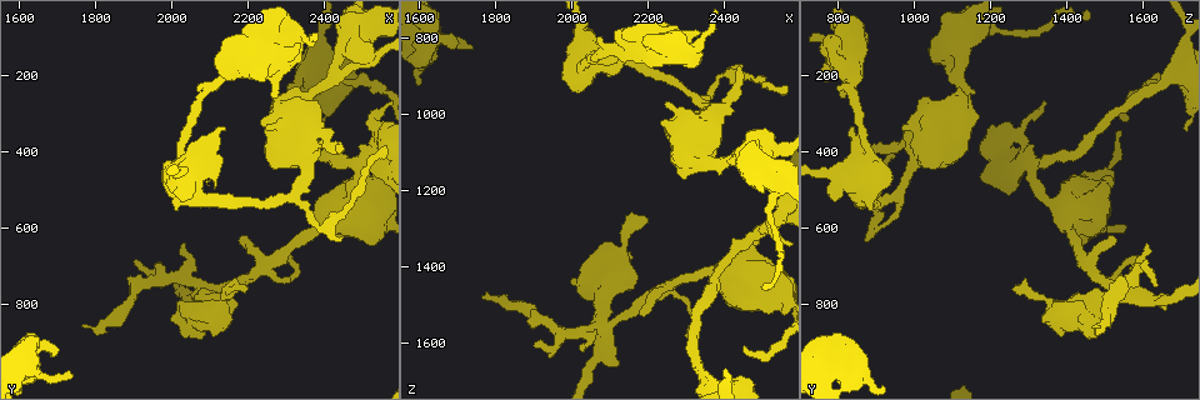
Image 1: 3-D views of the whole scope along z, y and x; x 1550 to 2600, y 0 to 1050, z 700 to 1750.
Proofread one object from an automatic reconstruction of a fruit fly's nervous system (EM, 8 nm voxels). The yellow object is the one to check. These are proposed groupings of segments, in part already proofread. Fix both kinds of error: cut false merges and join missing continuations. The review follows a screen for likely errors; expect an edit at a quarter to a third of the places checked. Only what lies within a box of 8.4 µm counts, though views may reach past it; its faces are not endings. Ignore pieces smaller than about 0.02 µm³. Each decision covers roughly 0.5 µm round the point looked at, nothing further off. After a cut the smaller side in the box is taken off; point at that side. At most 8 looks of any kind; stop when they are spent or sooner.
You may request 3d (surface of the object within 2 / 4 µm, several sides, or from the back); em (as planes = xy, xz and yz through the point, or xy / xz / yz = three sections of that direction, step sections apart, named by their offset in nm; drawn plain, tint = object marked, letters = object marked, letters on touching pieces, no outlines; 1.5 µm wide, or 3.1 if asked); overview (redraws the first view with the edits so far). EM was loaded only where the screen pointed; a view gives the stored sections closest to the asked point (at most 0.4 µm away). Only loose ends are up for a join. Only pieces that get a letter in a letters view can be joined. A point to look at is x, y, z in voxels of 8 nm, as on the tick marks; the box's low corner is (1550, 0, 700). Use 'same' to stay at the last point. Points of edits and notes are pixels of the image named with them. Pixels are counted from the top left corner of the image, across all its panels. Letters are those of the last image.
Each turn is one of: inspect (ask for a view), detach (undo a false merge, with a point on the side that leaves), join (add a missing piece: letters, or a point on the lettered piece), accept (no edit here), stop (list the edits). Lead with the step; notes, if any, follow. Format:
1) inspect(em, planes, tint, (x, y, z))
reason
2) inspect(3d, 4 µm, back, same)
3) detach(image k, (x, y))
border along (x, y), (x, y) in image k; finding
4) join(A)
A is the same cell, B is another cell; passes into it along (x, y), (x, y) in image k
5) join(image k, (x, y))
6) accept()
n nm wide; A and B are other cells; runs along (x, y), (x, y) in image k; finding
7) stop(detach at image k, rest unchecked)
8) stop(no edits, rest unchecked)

inspect(3d, 2 µm, back, (2195, 755, 1275))
free end

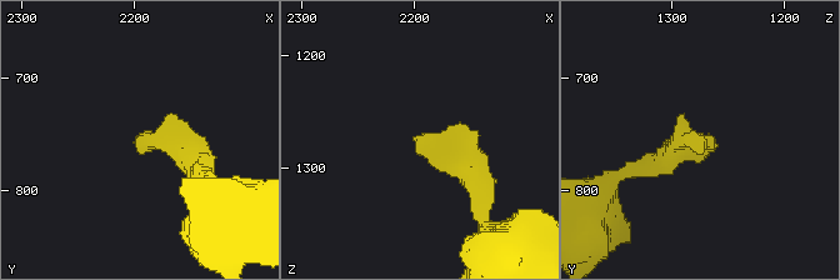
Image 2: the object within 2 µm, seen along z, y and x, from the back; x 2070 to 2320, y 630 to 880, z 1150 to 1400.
inspect(em, planes, letters, (2202, 760, 1280))
need the tissue

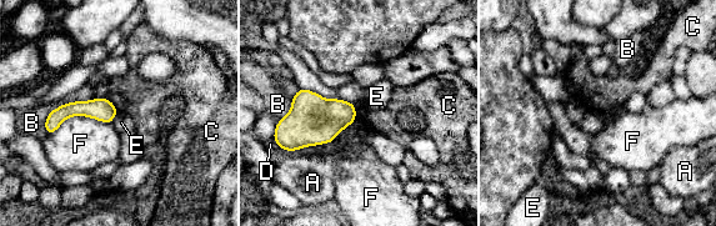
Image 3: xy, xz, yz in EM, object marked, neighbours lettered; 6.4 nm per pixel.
accept()
F touches over 420 nm; A, B, C, D, E and F are other cells; runs along (113, 110), (70, 109), (48, 129) in image 3; no lettered piece goes on from it

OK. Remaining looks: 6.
inspect(em, xy, step 4, tint, (2445, 630, 870))
thin end

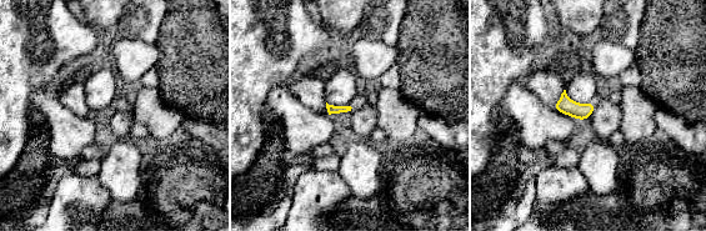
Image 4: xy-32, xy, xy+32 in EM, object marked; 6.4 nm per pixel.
inspect(em, planes, letters, same)
another direction

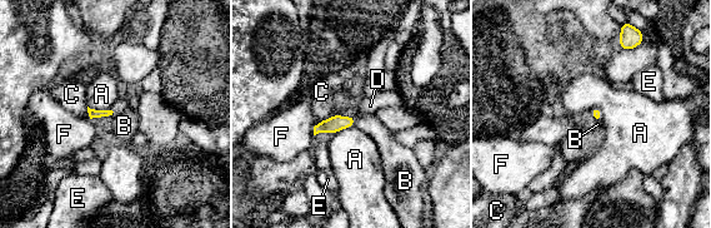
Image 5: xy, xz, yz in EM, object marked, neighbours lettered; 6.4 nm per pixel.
join(D)
A touches over 160 nm; D is the same cell, A, B, C, E and F are other cells; passes into it along (111, 112), (114, 109), (121, 104) in image 5; it goes on there

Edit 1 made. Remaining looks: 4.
inspect(overview)
see it whole again

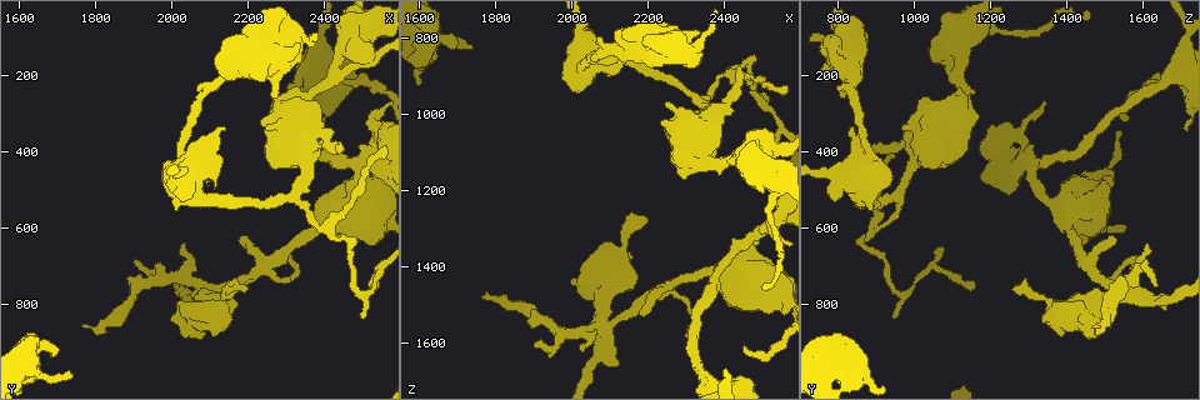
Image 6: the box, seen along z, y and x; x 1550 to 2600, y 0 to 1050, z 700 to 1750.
inspect(3d, 4 µm, (2445, 400, 870))
free end

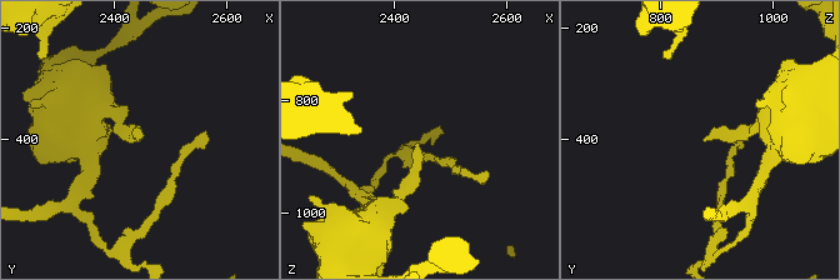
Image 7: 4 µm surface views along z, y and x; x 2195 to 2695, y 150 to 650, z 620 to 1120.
inspect(em, xy, step 4, letters, (2435, 400, 875))

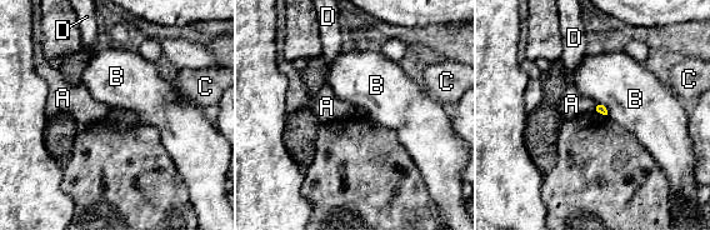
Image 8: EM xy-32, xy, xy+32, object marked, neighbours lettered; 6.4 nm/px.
inspect(em, planes, letters, same)

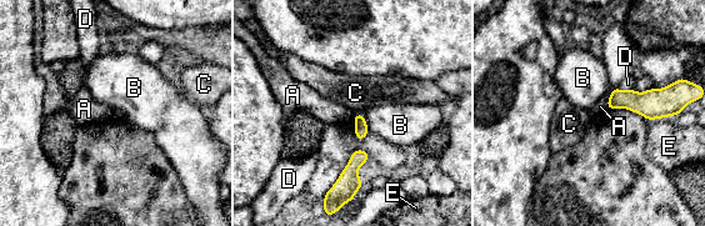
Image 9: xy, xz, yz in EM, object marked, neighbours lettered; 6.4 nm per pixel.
accept()
A, B, C, D and E are other cells; border along (611, 89), (605, 108) in image 9; no lettered piece goes on from it

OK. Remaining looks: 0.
stop(join at image 5, rest unchecked)

